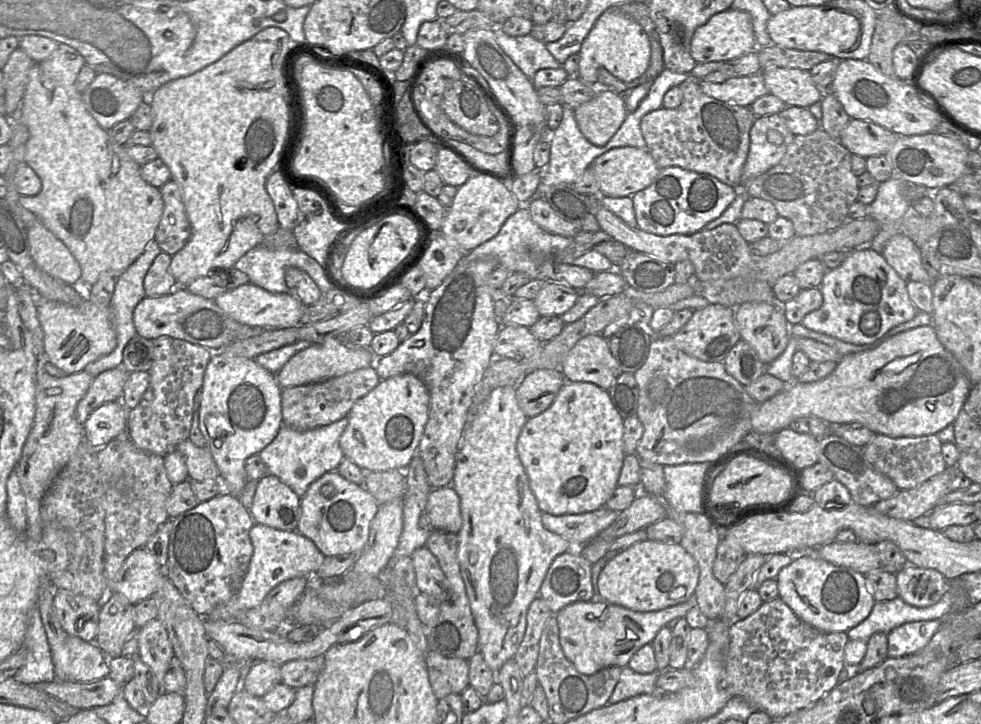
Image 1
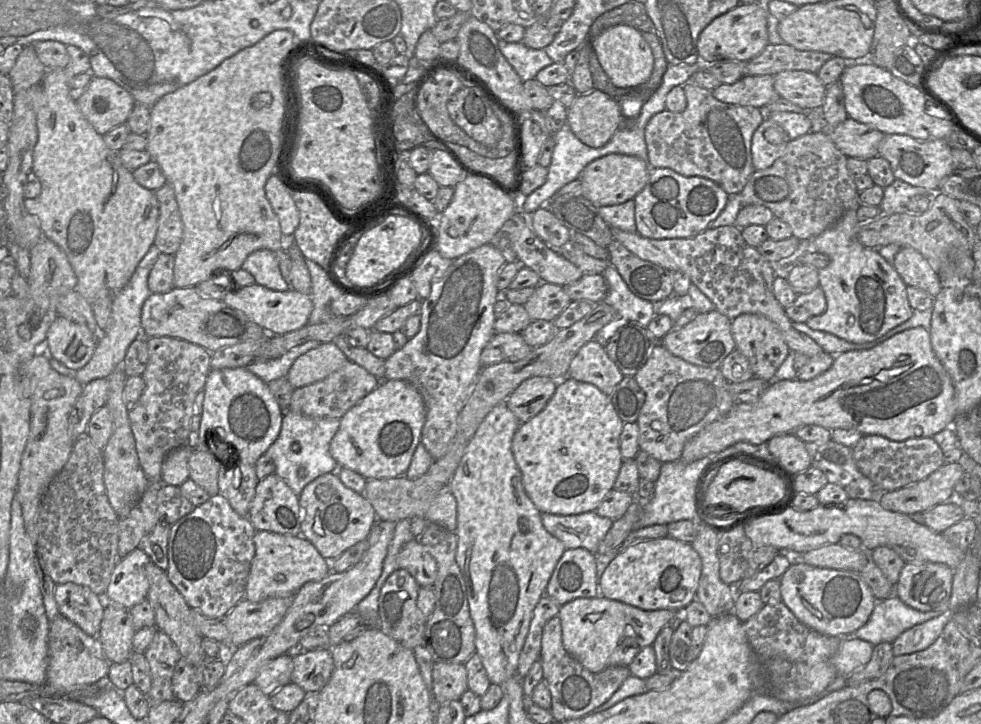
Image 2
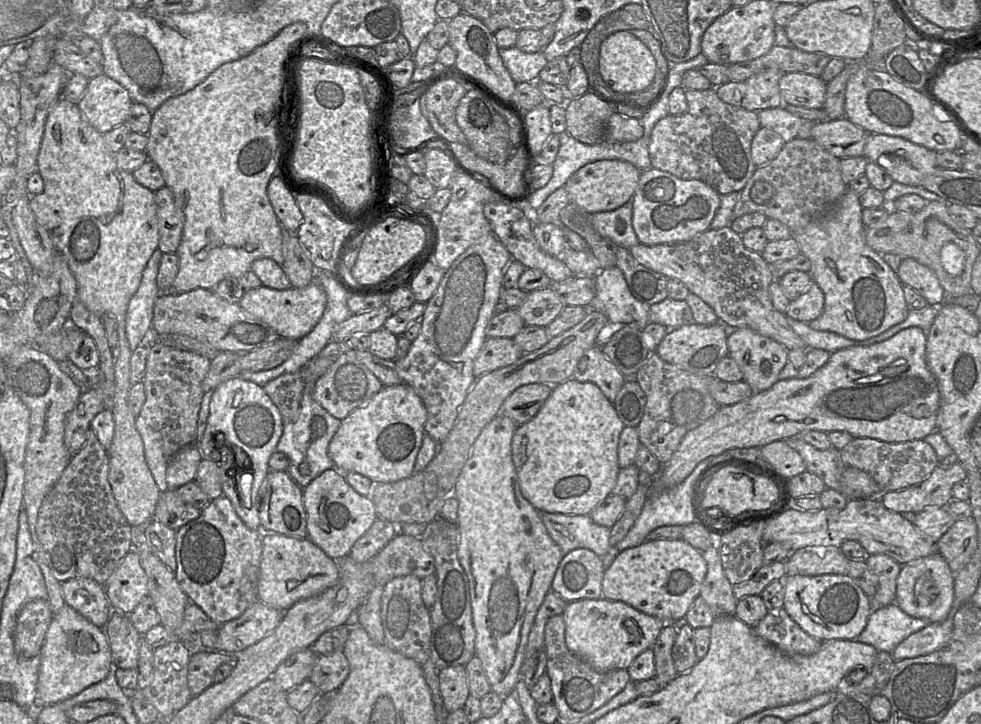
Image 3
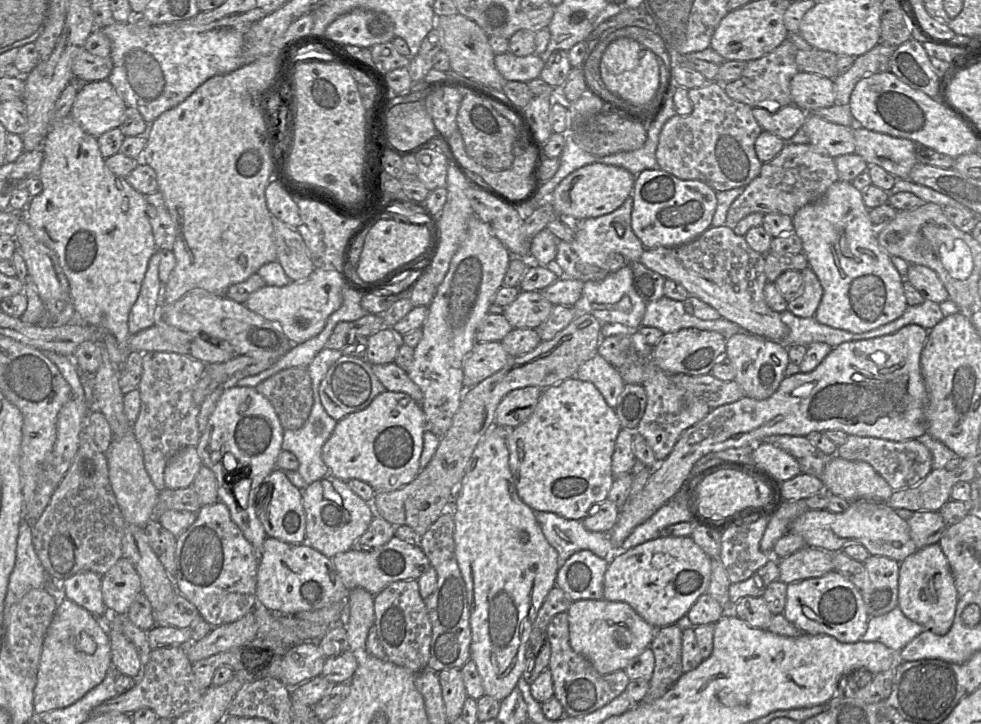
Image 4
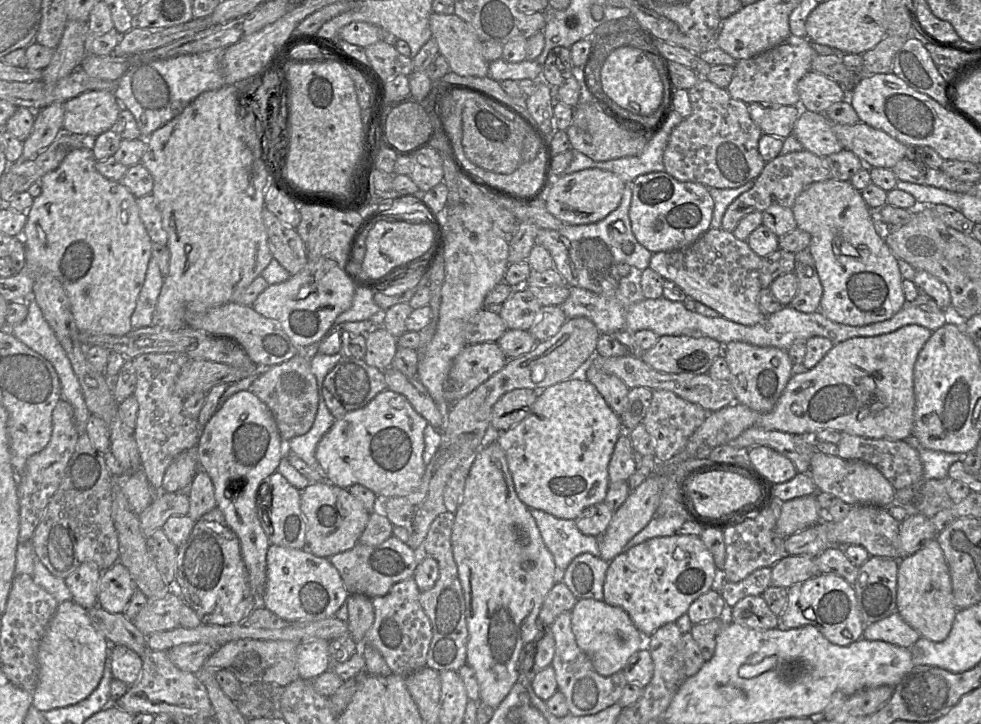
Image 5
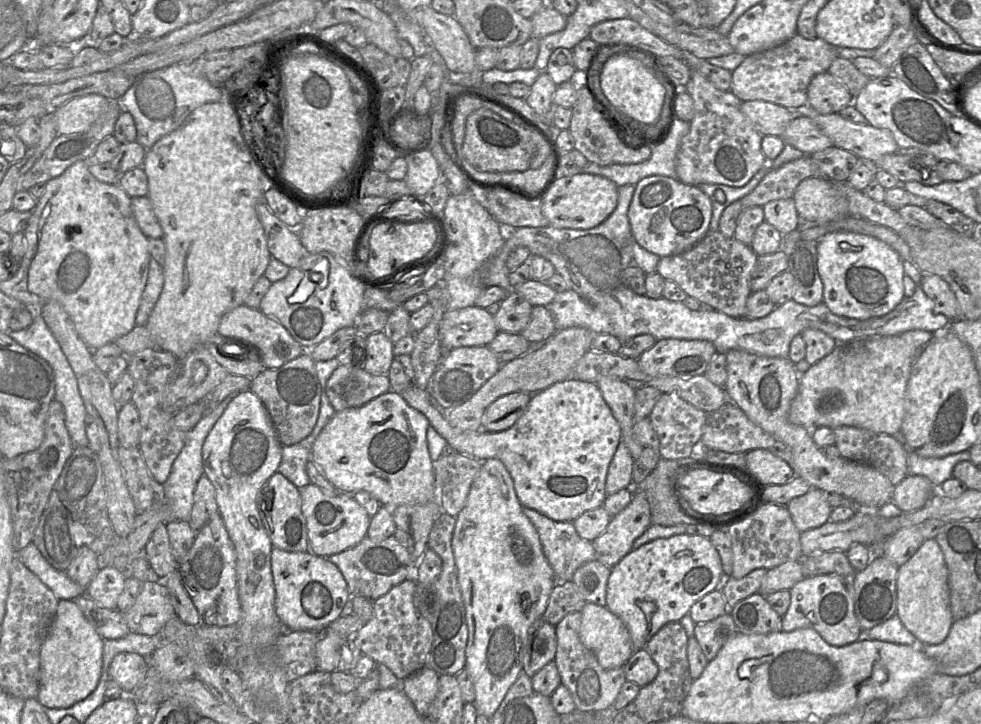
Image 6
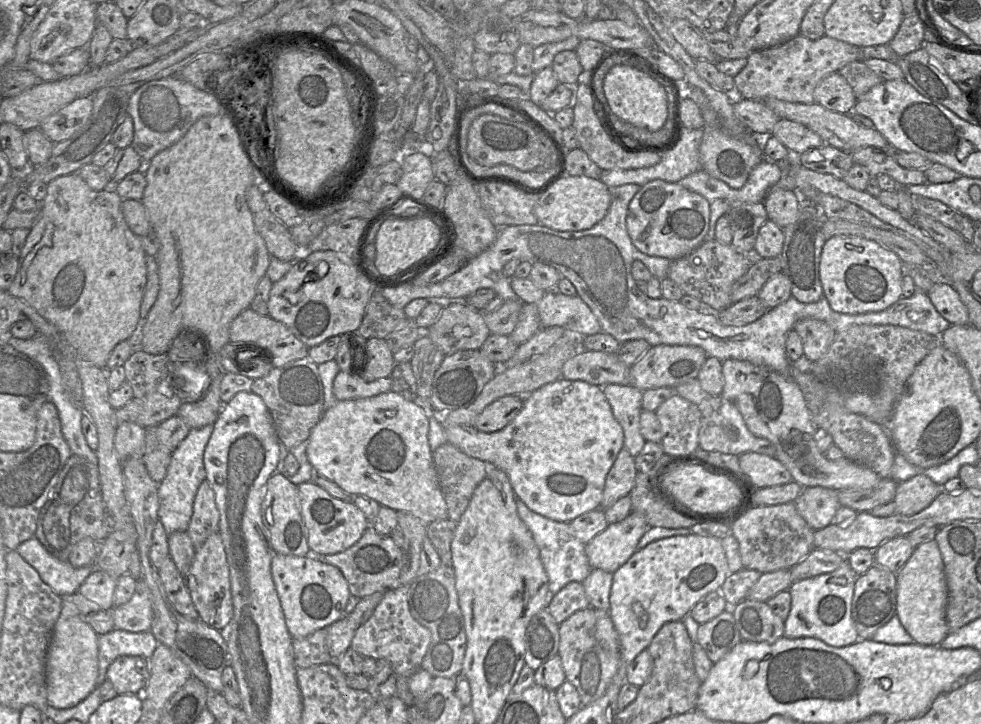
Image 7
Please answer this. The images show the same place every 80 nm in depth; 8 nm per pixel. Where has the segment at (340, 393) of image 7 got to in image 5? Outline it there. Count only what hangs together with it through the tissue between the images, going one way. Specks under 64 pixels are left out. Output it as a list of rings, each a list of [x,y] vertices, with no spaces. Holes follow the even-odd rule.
[[[343,357],[325,376],[321,393],[331,414],[339,418],[350,411],[365,407],[385,389],[387,383],[384,370],[369,366],[364,359]]]

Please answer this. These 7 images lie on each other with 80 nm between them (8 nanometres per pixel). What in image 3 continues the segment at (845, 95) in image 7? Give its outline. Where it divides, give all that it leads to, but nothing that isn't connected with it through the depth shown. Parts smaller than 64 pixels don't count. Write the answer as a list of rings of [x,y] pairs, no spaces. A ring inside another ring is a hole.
[[[801,72],[785,73],[779,80],[784,103],[823,109],[827,83],[820,77]]]

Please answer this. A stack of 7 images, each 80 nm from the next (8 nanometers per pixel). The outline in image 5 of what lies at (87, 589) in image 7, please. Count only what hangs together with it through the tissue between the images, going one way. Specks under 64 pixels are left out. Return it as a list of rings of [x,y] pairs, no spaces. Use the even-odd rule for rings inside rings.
[[[117,561],[101,573],[98,606],[110,613],[123,613],[136,589],[128,569]]]

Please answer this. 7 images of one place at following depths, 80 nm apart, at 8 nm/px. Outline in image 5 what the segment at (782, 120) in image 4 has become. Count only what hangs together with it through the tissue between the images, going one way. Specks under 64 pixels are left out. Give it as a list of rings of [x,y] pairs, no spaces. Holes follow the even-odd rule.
[[[758,102],[747,105],[751,119],[762,133],[781,139],[792,135],[795,122],[801,112],[799,105],[773,105]]]

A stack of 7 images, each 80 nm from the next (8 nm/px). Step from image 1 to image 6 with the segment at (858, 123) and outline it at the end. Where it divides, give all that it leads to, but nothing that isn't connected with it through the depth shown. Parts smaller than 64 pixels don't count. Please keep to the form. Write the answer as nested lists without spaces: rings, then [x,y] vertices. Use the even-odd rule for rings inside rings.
[[[796,112],[795,117],[787,125],[782,138],[785,143],[792,145],[805,155],[833,146],[831,139],[821,131],[811,118],[796,114]]]

